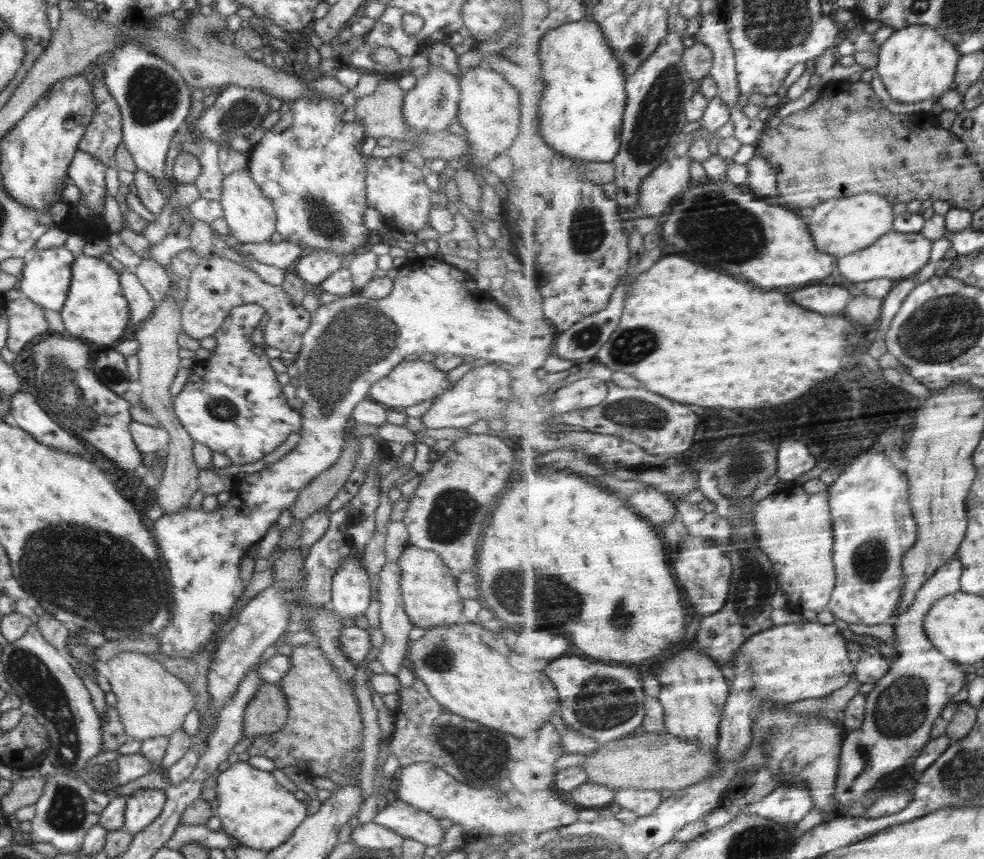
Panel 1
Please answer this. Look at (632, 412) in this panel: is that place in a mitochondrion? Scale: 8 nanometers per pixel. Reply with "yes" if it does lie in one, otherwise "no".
yes

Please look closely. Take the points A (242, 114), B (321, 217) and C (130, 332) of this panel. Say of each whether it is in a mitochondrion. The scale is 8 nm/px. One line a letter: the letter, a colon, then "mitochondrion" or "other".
A: mitochondrion
B: mitochondrion
C: other

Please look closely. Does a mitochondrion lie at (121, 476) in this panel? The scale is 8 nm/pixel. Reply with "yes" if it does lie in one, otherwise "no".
no

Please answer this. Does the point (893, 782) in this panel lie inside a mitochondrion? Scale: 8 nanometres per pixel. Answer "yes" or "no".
no

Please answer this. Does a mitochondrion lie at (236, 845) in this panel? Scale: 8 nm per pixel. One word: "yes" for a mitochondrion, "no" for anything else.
no

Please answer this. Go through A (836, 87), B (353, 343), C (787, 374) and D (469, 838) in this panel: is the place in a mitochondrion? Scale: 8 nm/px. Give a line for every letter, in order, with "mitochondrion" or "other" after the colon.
A: other
B: mitochondrion
C: other
D: other

